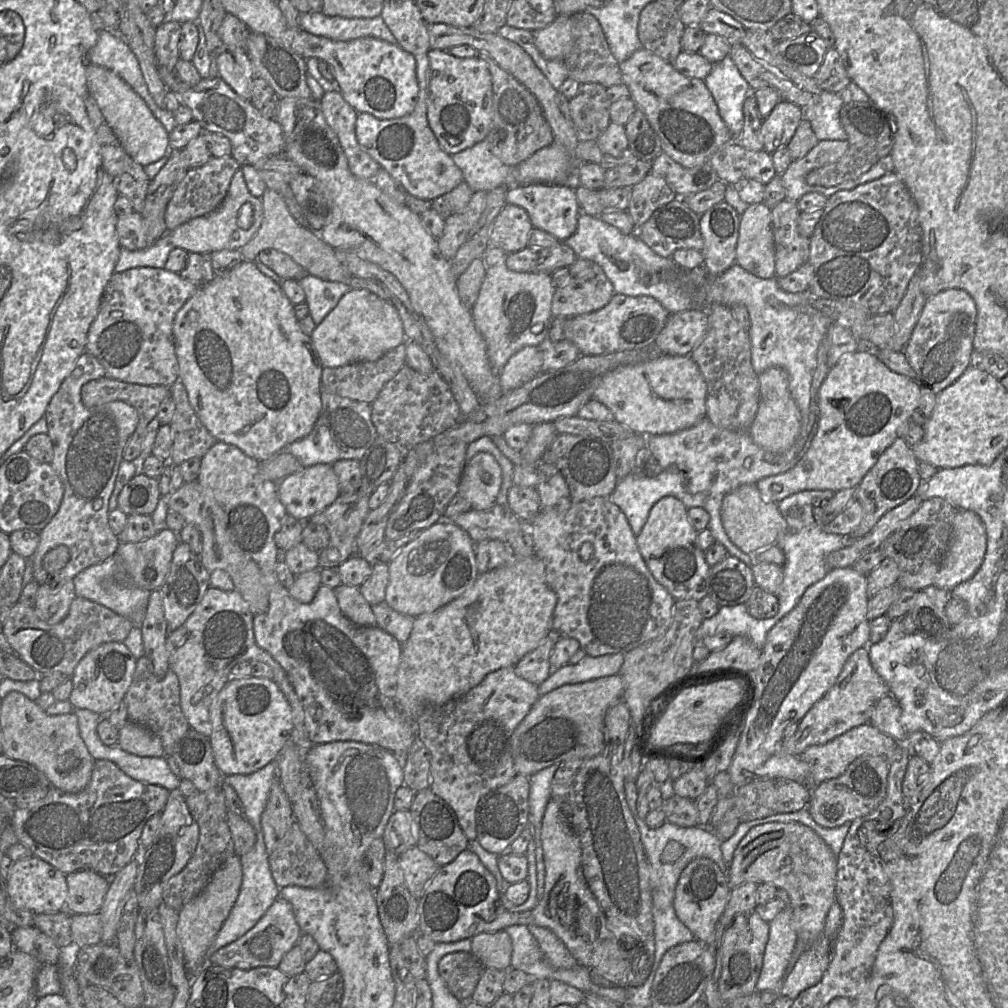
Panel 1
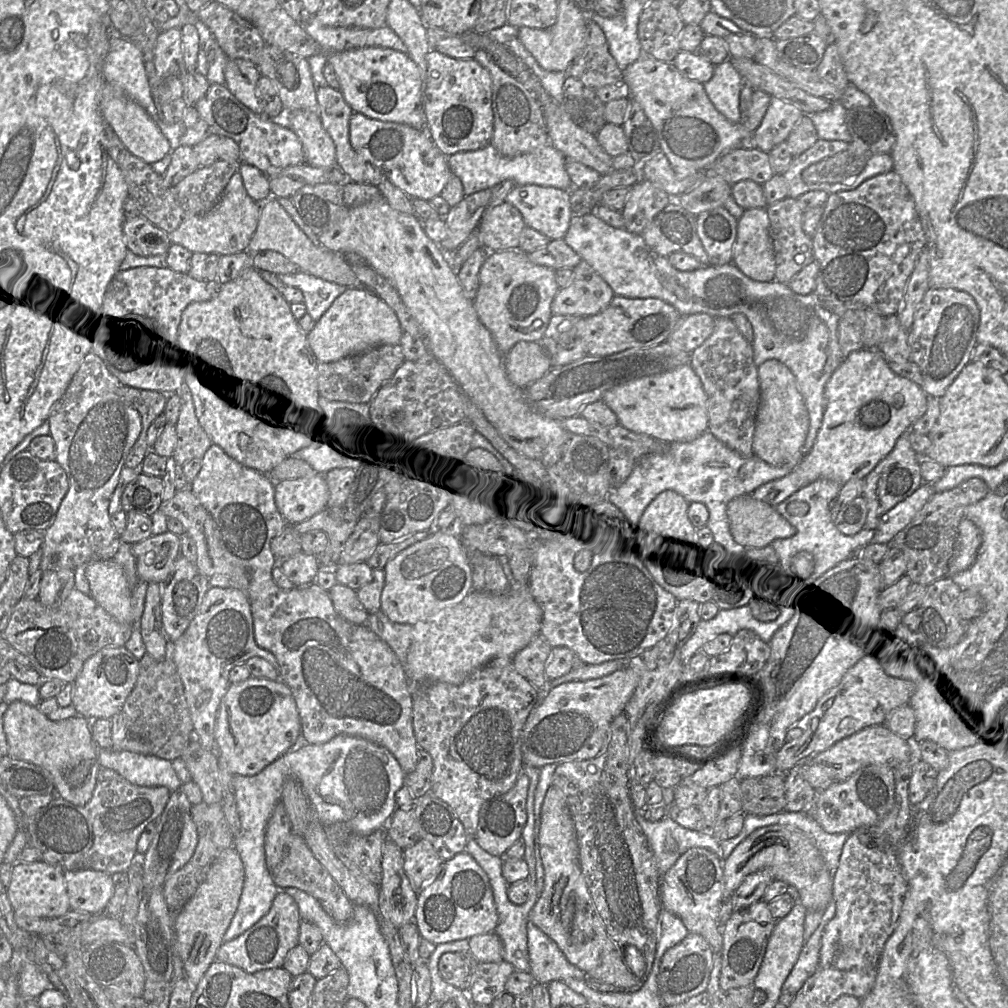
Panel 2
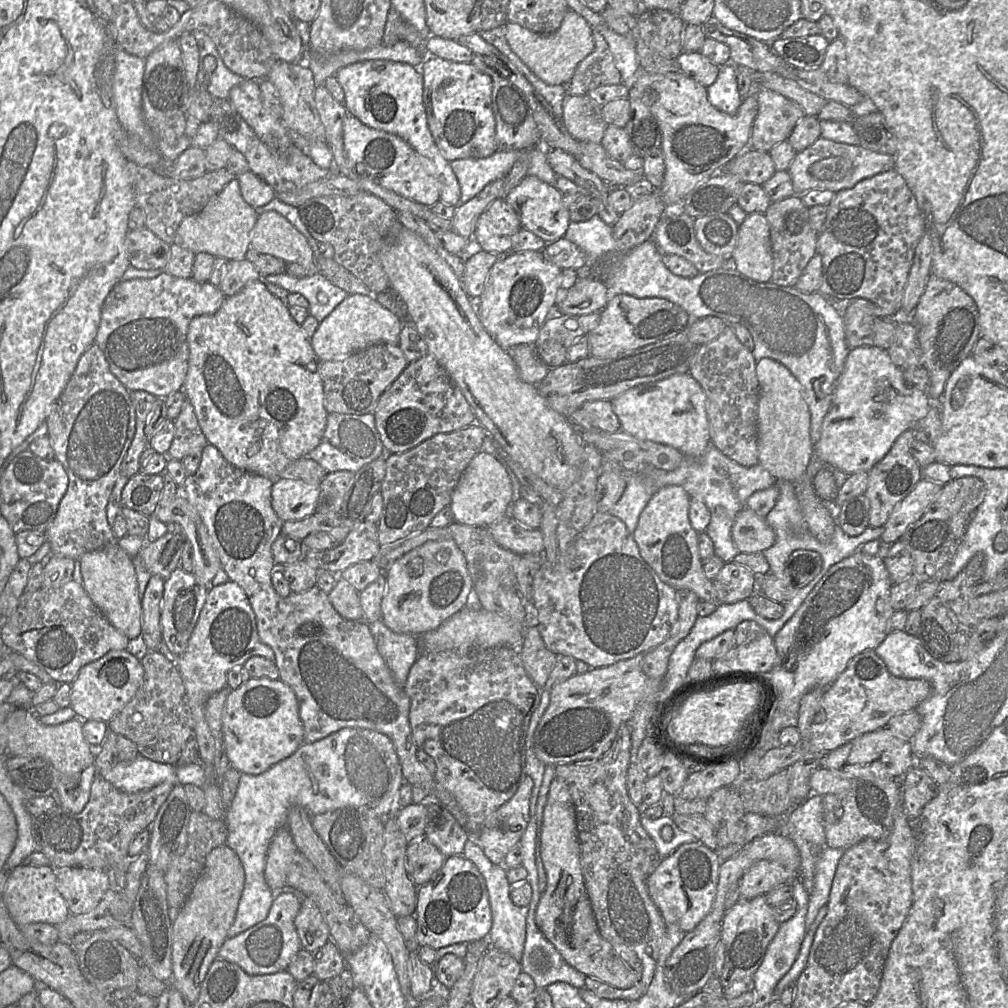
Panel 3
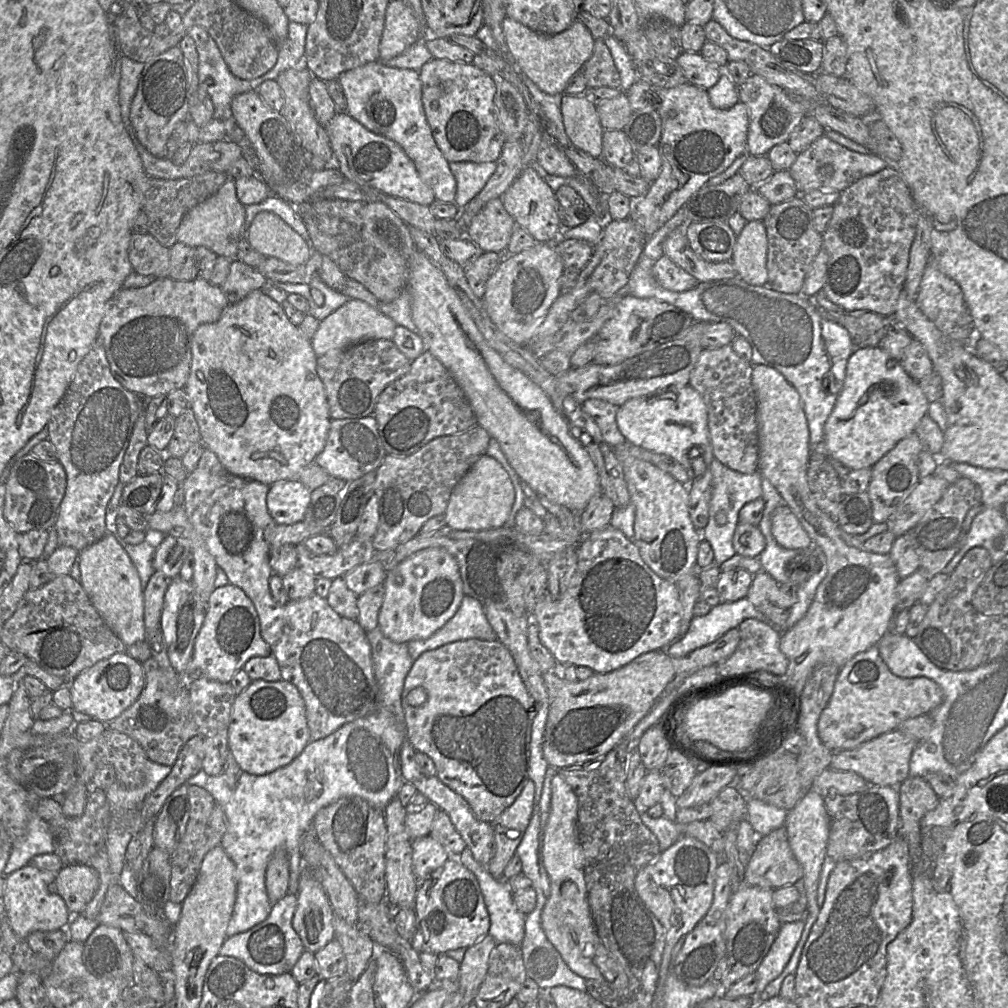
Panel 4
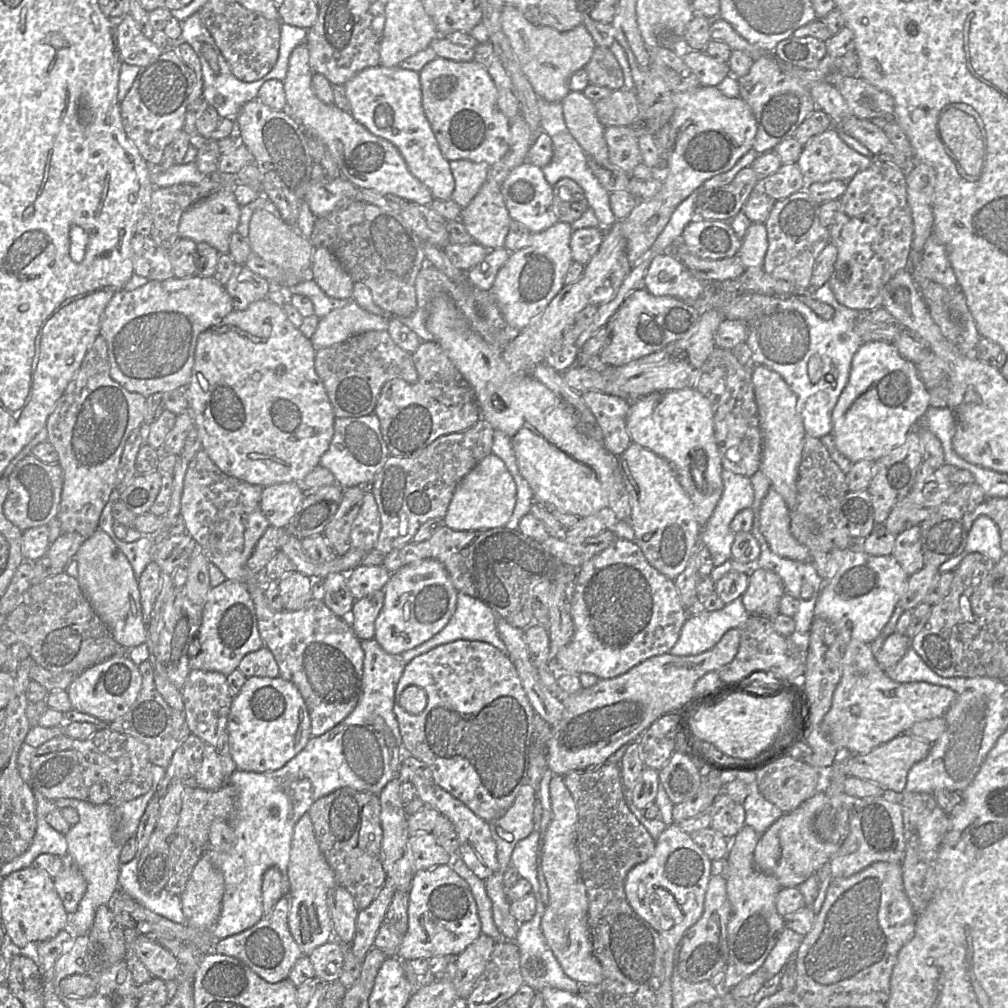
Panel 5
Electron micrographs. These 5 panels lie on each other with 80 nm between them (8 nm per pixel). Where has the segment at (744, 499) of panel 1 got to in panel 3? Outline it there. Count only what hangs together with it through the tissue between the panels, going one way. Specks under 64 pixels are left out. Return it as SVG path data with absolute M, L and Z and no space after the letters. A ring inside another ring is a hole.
M744 507L735 517L732 538L740 552L755 553L771 547L775 542L775 533L765 517Z

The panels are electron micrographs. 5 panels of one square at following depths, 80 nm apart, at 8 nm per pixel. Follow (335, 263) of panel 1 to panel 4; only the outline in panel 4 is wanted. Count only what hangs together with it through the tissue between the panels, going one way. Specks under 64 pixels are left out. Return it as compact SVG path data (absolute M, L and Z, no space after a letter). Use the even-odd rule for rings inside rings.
M270 211L259 212L246 234L250 245L265 257L275 257L293 265L310 257L306 240L280 216Z

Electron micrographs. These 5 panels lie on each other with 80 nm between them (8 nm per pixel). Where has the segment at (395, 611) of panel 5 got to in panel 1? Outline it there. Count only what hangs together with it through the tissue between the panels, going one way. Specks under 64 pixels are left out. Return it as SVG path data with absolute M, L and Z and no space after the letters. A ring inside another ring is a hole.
M440 520L422 530L389 561L385 602L393 610L417 617L432 613L462 596L479 575L475 544L465 530L451 521Z

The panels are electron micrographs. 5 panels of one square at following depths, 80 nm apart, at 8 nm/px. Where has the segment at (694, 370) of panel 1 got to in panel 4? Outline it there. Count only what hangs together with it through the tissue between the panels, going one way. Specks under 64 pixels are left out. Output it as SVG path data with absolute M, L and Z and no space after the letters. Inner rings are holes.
M672 385L642 397L631 398L618 407L616 422L627 441L674 458L685 467L691 481L695 475L690 463L685 460L685 452L693 455L703 451L704 462L709 467L715 458L706 404L700 393L690 385Z

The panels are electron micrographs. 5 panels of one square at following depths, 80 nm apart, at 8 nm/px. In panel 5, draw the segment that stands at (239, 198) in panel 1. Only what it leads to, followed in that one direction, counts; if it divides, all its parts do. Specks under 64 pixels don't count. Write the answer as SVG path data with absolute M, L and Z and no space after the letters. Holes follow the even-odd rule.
M224 185L212 192L208 197L194 203L181 216L178 227L181 238L206 242L220 254L229 252L230 238L240 220L241 207L233 193L234 185Z

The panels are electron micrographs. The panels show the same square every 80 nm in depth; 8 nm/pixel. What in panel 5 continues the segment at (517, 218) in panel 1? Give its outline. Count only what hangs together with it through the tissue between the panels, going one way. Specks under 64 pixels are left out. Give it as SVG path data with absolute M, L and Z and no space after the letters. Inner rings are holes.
M488 178L469 205L462 209L459 219L474 242L488 250L504 247L512 219L500 185Z

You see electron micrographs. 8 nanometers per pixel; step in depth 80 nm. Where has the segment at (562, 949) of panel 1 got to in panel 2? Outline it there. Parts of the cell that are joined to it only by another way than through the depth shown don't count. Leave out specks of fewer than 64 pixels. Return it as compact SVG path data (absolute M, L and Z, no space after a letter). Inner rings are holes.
M532 921L527 922L530 971L536 983L564 981L568 978L585 980L585 973L571 964L555 941Z

